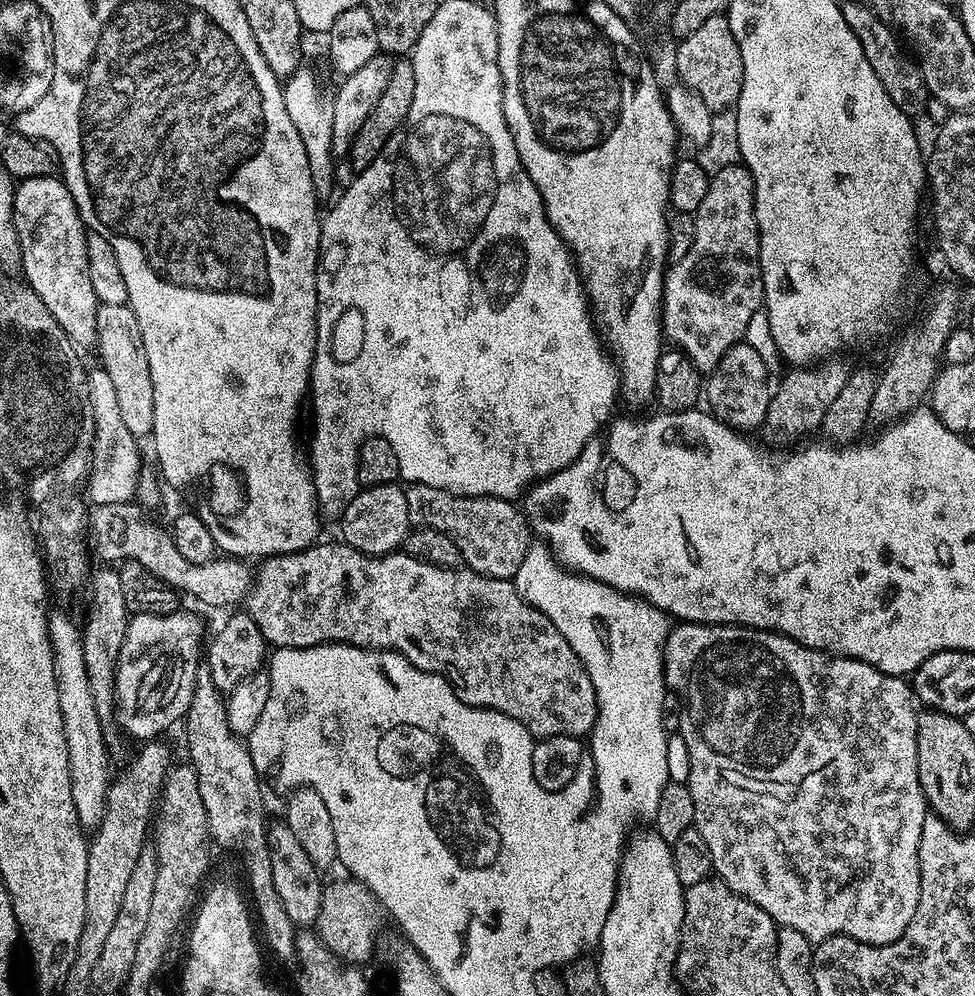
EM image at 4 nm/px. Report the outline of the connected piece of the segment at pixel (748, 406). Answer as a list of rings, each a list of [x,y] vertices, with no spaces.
[[[743,342],[730,346],[730,350],[722,354],[718,366],[707,377],[702,388],[706,400],[708,396],[707,407],[712,415],[723,424],[745,434],[751,433],[751,428],[761,427],[774,391],[773,381],[768,381],[768,368],[769,361],[764,360],[762,354],[754,350],[754,346]]]

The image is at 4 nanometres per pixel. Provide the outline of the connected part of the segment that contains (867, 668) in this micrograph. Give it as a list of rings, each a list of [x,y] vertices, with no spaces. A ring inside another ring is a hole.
[[[687,622],[677,623],[664,643],[664,682],[675,695],[686,698],[686,718],[682,720],[678,732],[681,736],[687,737],[689,746],[690,774],[687,786],[694,798],[694,826],[698,834],[702,834],[706,847],[710,850],[712,870],[720,881],[730,886],[732,892],[762,906],[762,910],[766,910],[766,914],[770,914],[779,927],[802,930],[802,934],[806,934],[806,938],[813,942],[839,935],[849,936],[867,944],[889,944],[897,940],[906,930],[906,926],[910,926],[910,918],[914,918],[914,910],[918,910],[918,894],[920,893],[918,842],[922,838],[922,822],[926,815],[924,791],[918,782],[918,746],[916,745],[918,704],[914,699],[911,683],[903,676],[891,676],[878,670],[873,664],[855,660],[853,656],[841,656],[818,648],[807,648],[799,640],[793,640],[790,636],[771,630],[746,628],[738,624],[690,624]]]

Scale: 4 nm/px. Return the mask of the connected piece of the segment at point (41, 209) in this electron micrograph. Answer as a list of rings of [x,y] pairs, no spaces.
[[[43,176],[19,181],[14,191],[12,217],[22,250],[23,279],[46,302],[46,310],[50,310],[54,322],[65,330],[75,347],[91,349],[96,343],[98,301],[88,278],[84,221],[70,190],[63,179]]]

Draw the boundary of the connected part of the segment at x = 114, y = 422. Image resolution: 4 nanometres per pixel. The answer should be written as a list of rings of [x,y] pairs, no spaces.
[[[99,367],[91,379],[92,402],[95,405],[96,420],[99,424],[99,436],[96,440],[95,475],[92,476],[93,499],[104,503],[126,503],[136,494],[136,483],[140,480],[140,448],[138,437],[126,430],[126,422],[122,422],[122,414],[118,410],[118,398],[114,385],[106,370]]]

